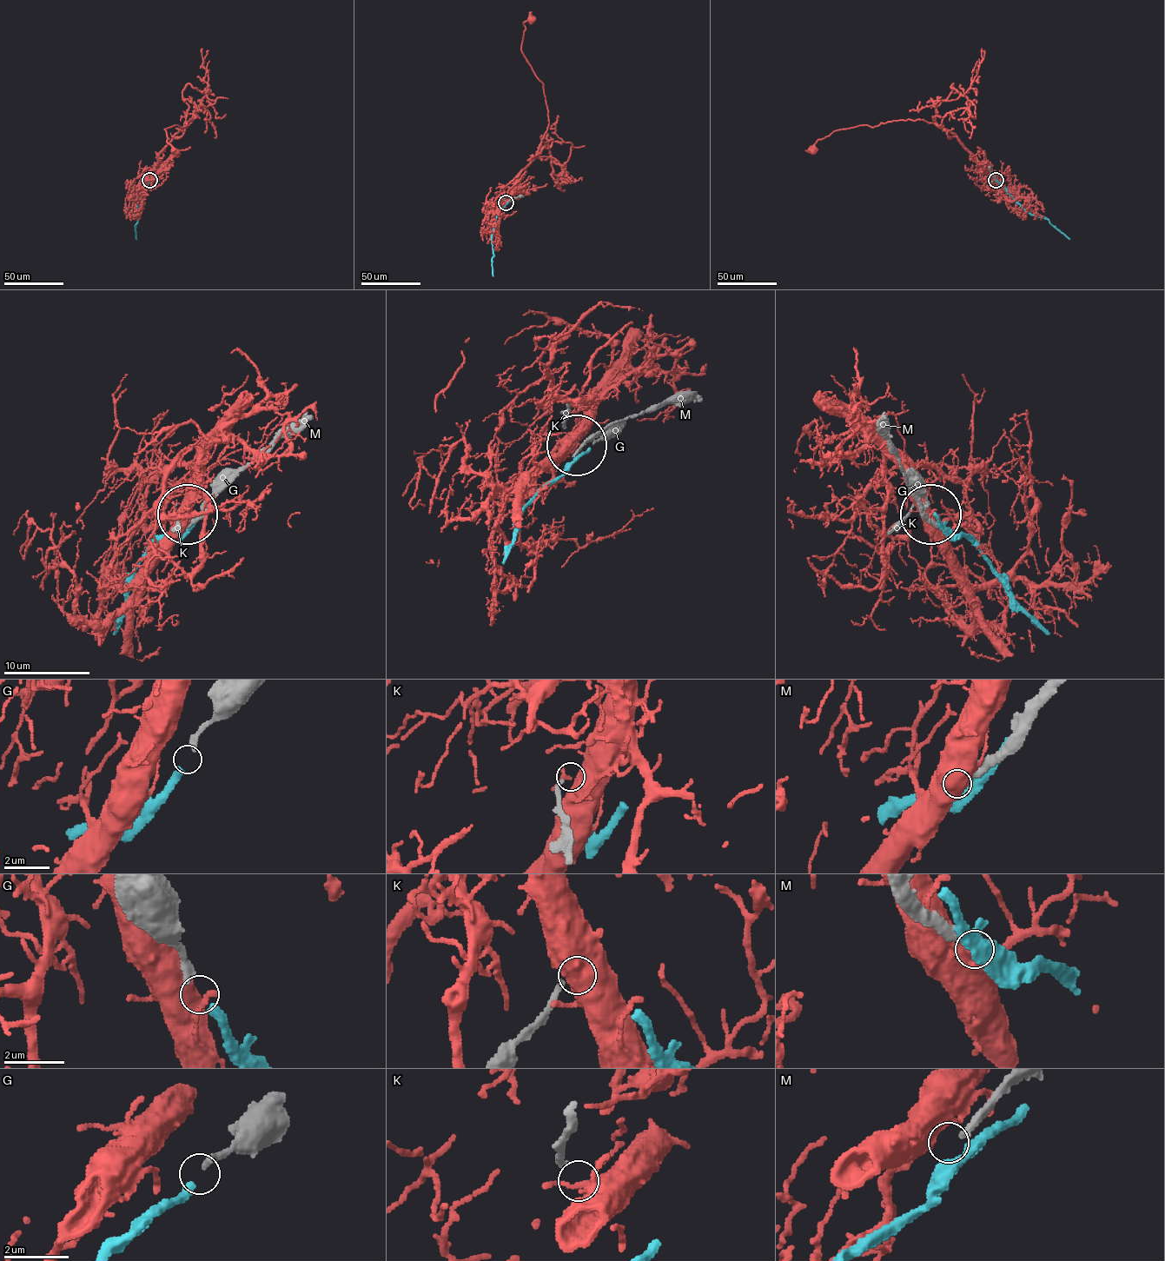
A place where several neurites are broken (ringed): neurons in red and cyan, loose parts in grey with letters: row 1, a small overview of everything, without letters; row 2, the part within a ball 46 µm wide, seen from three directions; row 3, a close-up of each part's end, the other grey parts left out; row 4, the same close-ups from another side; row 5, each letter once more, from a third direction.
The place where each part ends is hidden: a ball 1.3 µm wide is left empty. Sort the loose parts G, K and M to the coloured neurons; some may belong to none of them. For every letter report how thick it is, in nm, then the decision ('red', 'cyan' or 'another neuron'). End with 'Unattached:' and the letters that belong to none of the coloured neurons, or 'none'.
G: calibre 200 nm; cyan
K: calibre 180 nm; another neuron
M: calibre 340 nm; another neuron
Unattached: K, M

